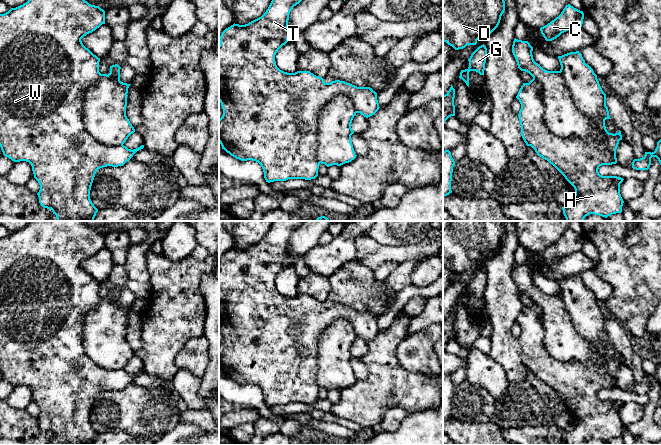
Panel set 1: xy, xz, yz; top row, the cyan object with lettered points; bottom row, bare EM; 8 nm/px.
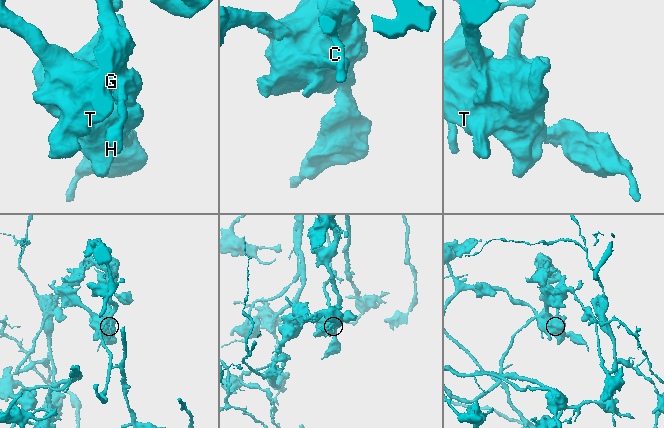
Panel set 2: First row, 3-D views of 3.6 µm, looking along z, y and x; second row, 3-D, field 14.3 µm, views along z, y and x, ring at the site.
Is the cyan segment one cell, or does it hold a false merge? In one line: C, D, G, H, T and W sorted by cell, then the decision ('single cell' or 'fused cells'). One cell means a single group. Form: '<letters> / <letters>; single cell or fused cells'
C G H T W / D; fused cells

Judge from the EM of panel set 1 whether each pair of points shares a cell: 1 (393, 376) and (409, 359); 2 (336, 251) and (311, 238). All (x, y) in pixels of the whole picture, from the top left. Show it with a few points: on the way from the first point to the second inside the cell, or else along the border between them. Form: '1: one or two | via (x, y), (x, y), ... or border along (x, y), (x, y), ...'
1: two | border along (399, 343), (399, 363), (407, 370), (424, 375)
2: two | border along (318, 243), (304, 256)

